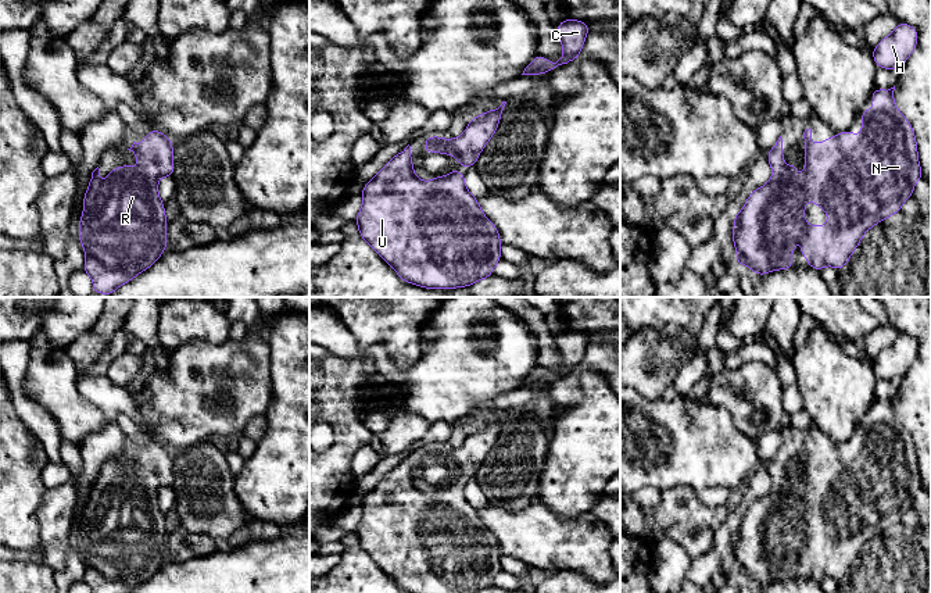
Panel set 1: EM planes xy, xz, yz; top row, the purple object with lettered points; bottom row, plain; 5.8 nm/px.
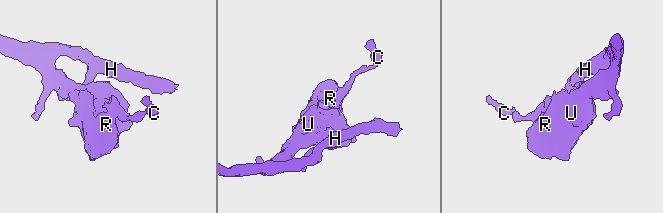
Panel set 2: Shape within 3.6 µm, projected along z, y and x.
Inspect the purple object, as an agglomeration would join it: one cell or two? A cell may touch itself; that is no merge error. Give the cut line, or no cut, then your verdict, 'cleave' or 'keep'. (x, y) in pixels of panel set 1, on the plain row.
cut none; keep

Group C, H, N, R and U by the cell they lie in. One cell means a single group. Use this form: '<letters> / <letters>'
C H N R U

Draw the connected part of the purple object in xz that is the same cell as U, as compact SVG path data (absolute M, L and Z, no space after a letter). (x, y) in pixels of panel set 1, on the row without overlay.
M409 456L365 494L361 506L362 518L354 531L359 539L358 546L404 593L477 593L493 587L494 578L502 571L499 543L466 500L465 486L452 479L448 486L436 487L429 493L418 490Z

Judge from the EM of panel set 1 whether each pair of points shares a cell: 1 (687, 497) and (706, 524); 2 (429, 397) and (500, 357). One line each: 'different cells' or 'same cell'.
1: same cell
2: same cell

